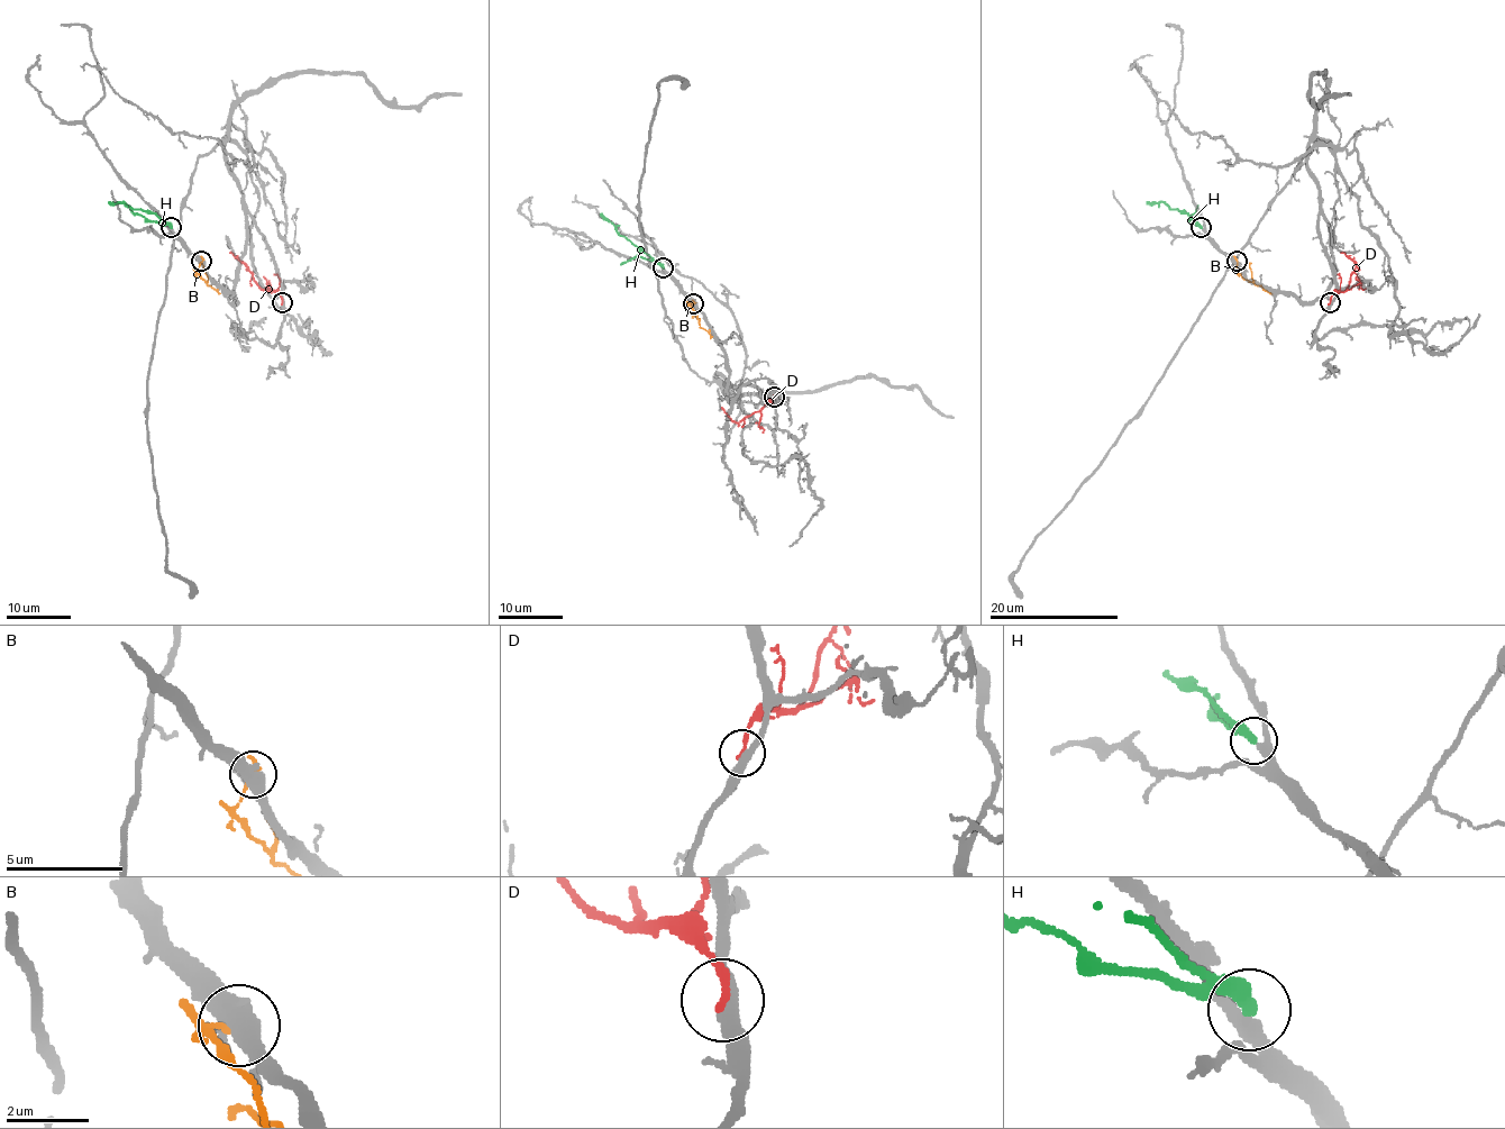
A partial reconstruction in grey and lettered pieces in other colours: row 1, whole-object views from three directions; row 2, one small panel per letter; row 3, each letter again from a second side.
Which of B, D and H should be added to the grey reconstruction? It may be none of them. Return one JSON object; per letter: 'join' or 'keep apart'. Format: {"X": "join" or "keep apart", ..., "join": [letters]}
{"B": "keep apart", "D": "keep apart", "H": "join", "join": ["H"]}

